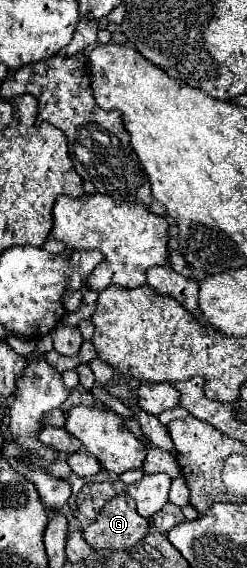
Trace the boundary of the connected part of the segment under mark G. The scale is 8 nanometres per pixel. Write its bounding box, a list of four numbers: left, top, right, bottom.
[83,493,149,549]

